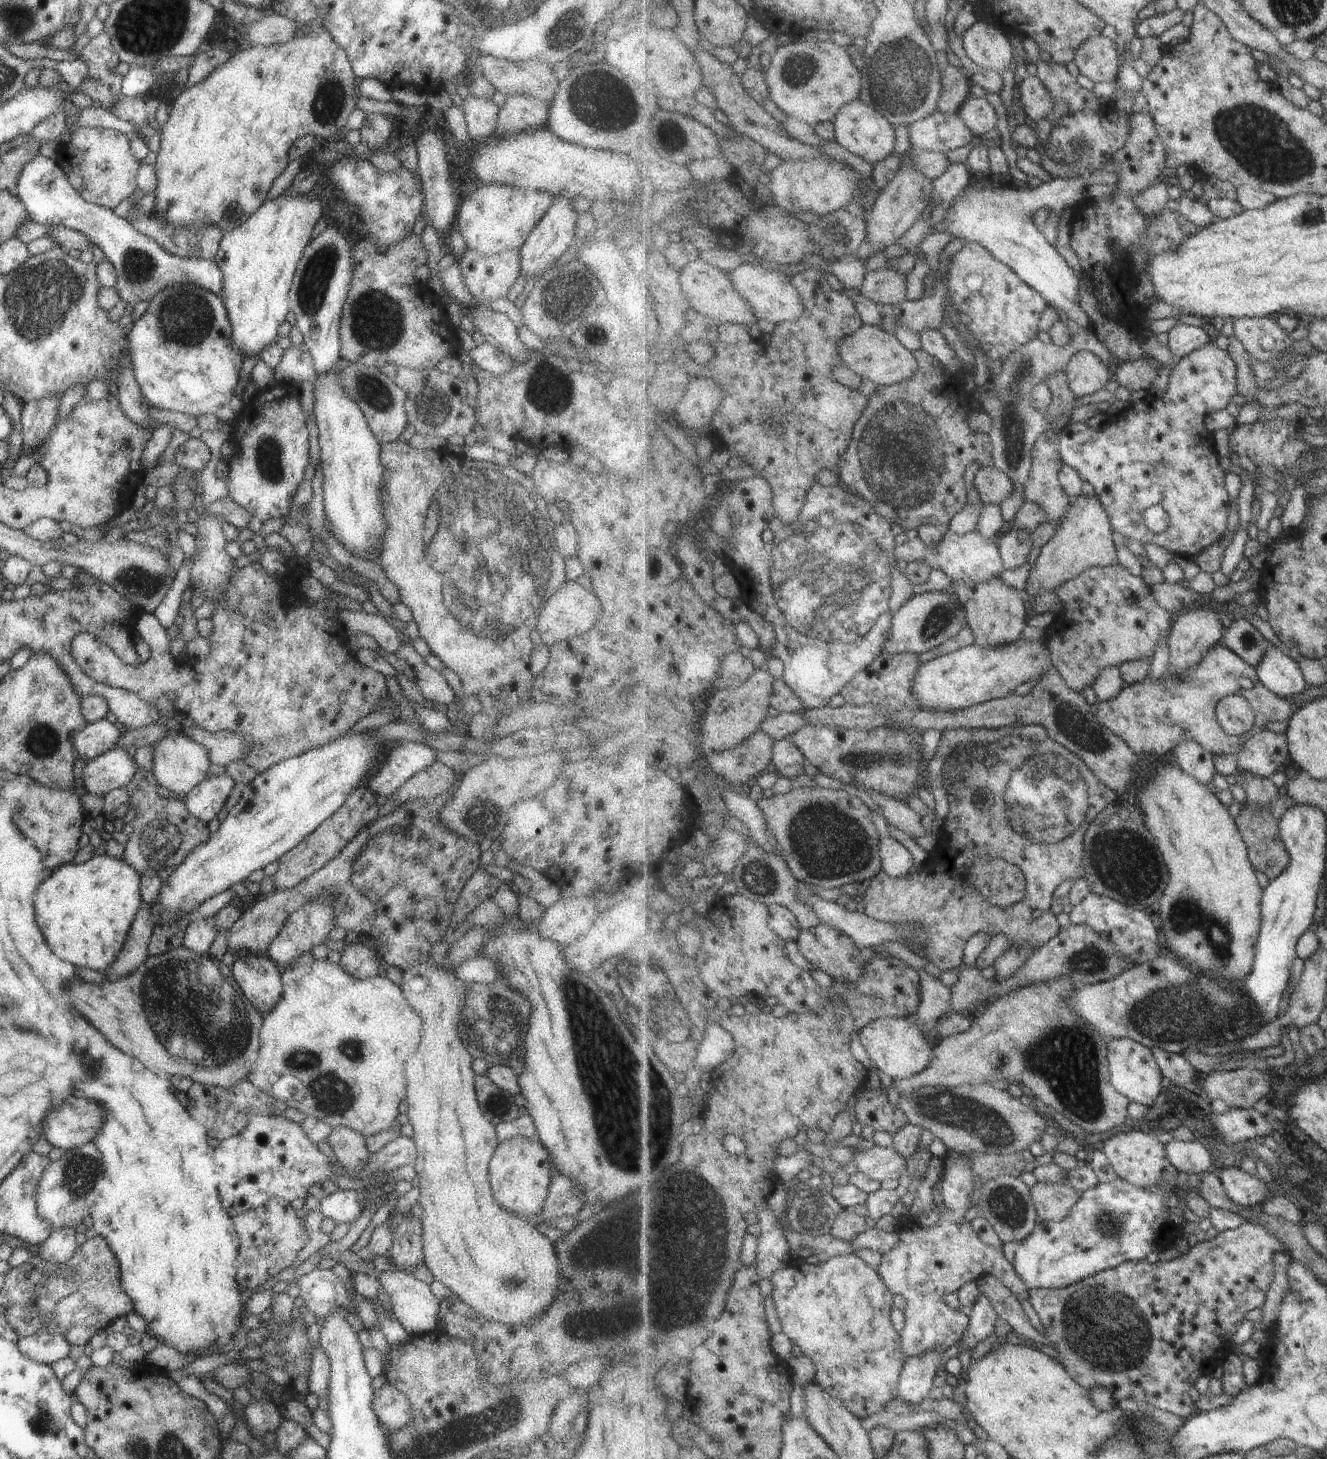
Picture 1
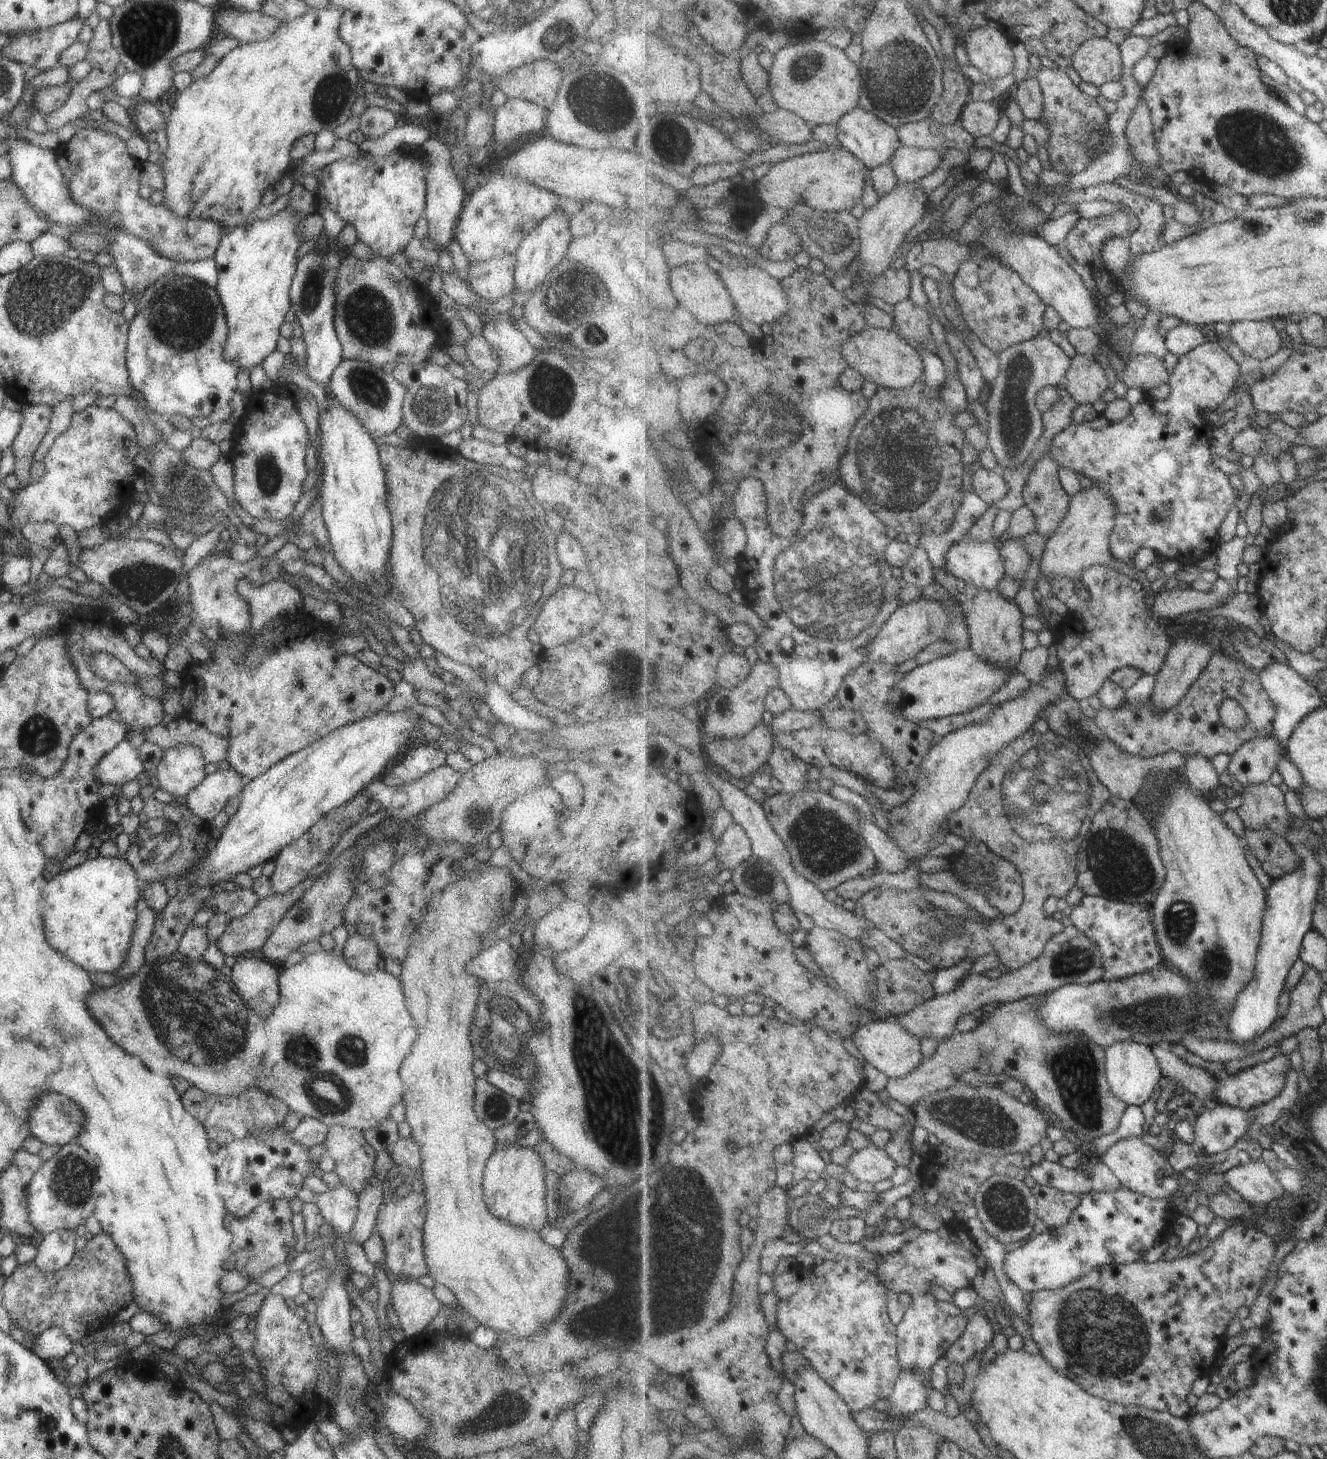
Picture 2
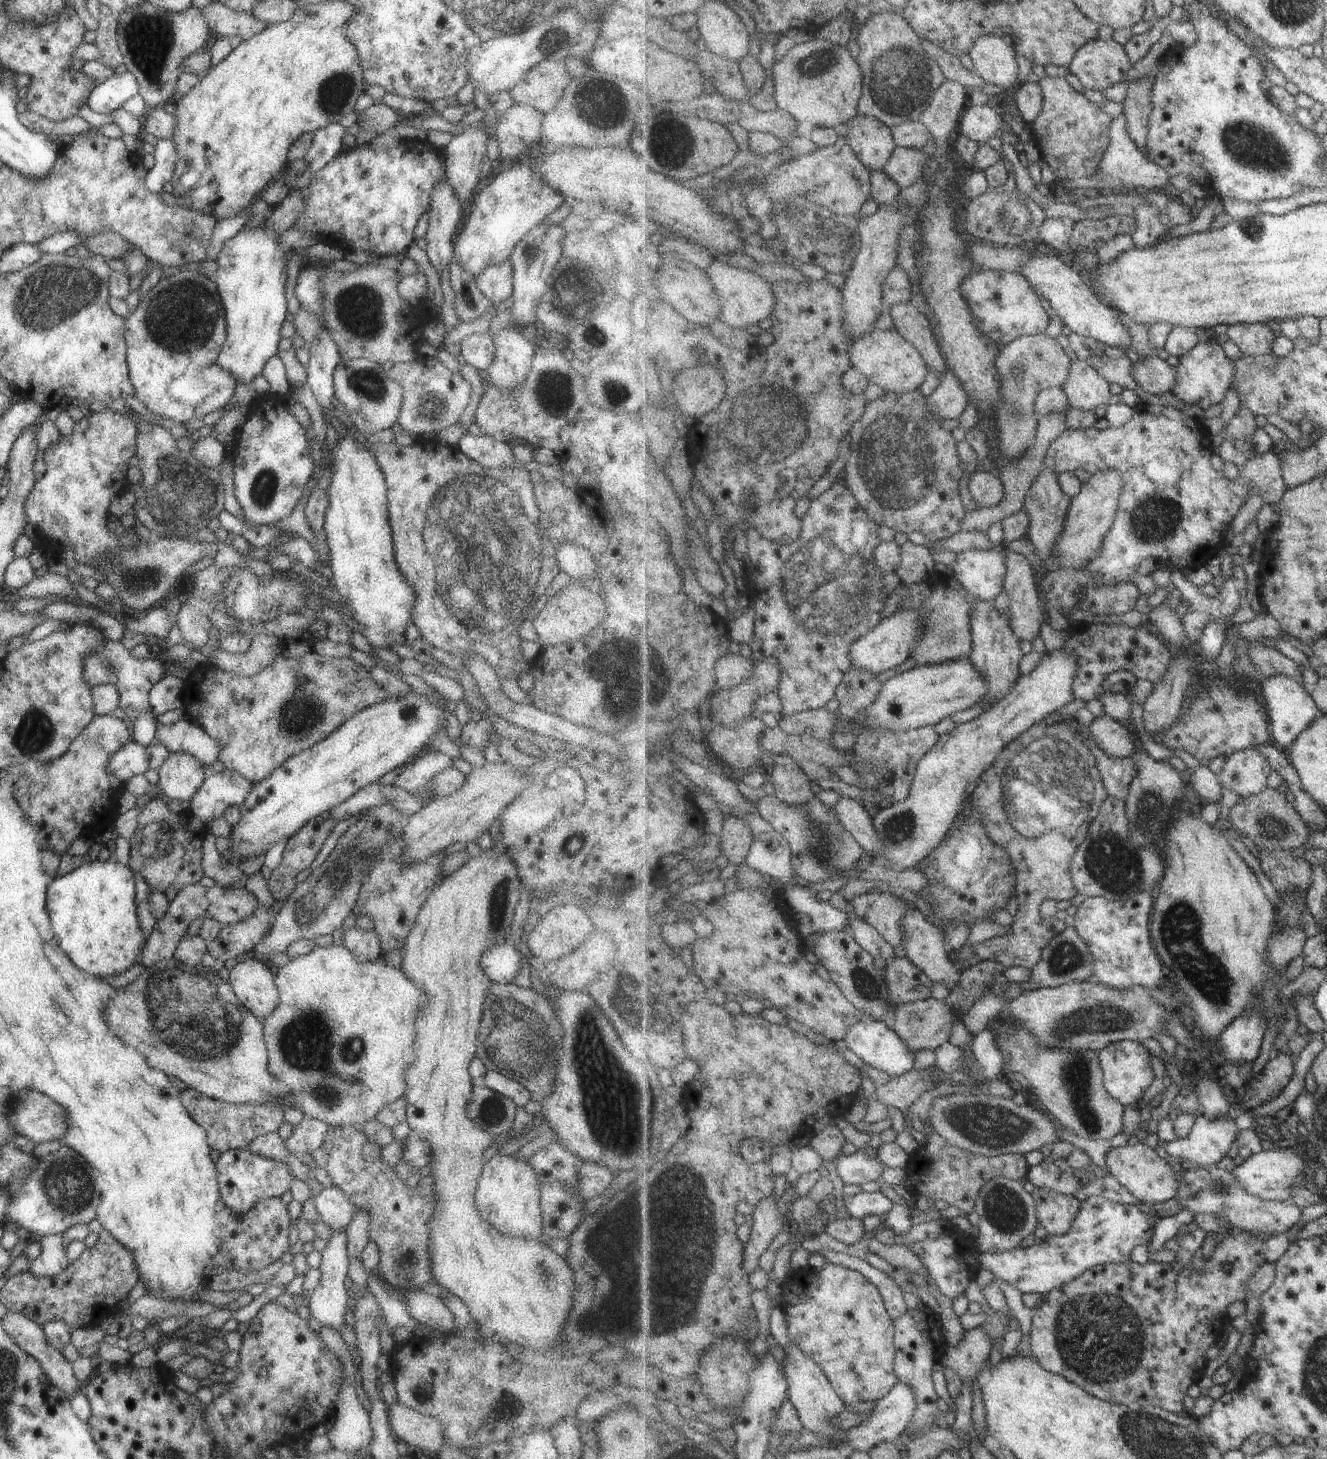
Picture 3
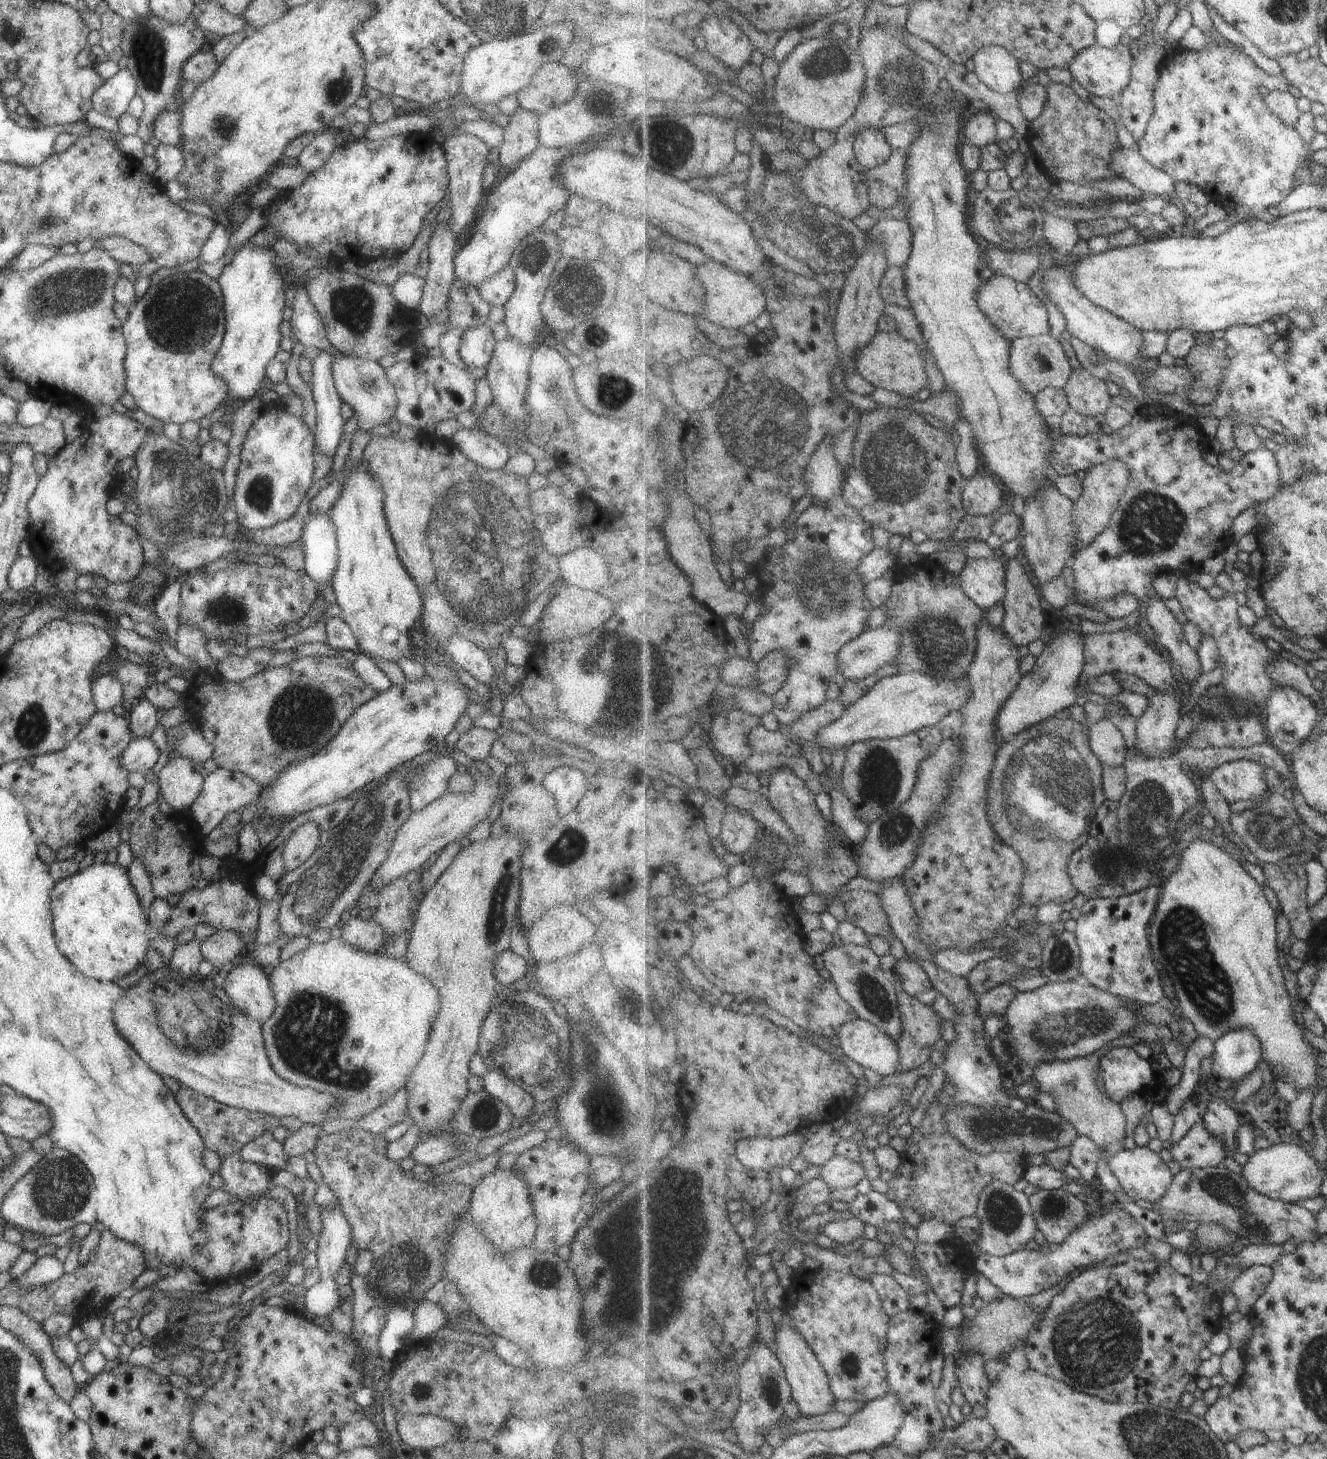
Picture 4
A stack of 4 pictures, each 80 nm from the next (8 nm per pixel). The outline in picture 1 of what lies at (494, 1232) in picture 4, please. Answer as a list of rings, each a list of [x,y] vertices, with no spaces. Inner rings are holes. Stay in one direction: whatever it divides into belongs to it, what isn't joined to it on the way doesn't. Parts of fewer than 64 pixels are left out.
[[[514,1135],[502,1140],[489,1162],[489,1181],[493,1197],[509,1212],[528,1220],[532,1215],[540,1215],[553,1177],[551,1166],[548,1149],[535,1138],[530,1140],[522,1135]]]

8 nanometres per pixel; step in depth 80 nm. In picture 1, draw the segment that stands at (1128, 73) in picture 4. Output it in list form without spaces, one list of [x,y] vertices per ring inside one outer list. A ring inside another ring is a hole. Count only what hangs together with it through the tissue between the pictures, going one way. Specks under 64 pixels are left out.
[[[1100,35],[1088,39],[1074,59],[1082,74],[1094,83],[1112,82],[1120,78],[1123,60],[1115,40]]]

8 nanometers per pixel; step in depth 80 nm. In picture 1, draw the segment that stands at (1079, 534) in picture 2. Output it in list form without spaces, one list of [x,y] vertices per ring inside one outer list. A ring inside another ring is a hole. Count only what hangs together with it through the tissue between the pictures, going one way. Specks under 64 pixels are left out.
[[[1083,494],[1074,499],[1069,513],[1058,528],[1052,542],[1049,542],[1031,570],[1027,588],[1029,597],[1038,598],[1042,594],[1058,592],[1068,581],[1084,574],[1089,568],[1117,565],[1118,550],[1114,544],[1113,523],[1107,508],[1099,496],[1086,497]]]

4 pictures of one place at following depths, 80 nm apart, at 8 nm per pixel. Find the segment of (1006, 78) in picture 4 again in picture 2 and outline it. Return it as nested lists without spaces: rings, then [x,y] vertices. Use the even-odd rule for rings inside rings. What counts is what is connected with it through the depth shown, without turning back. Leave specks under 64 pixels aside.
[[[996,27],[976,29],[966,42],[972,64],[995,79],[1010,74],[1016,68],[1016,54],[1012,46],[1012,40]]]

